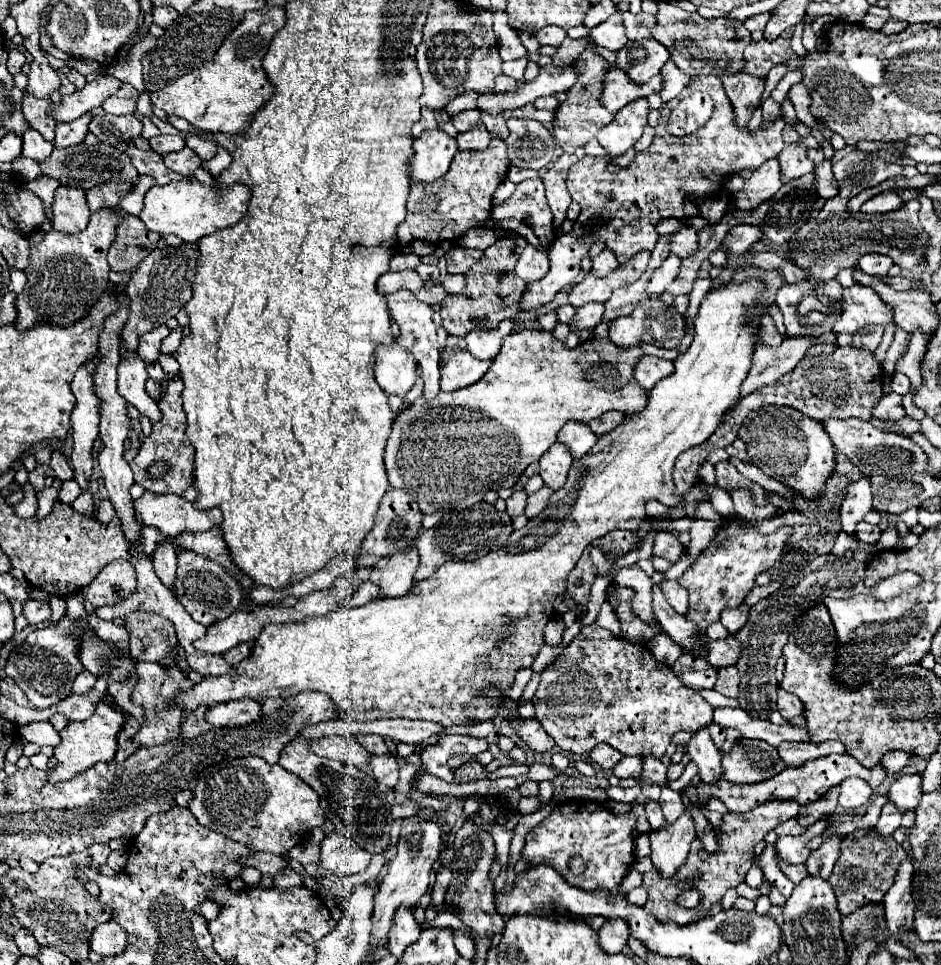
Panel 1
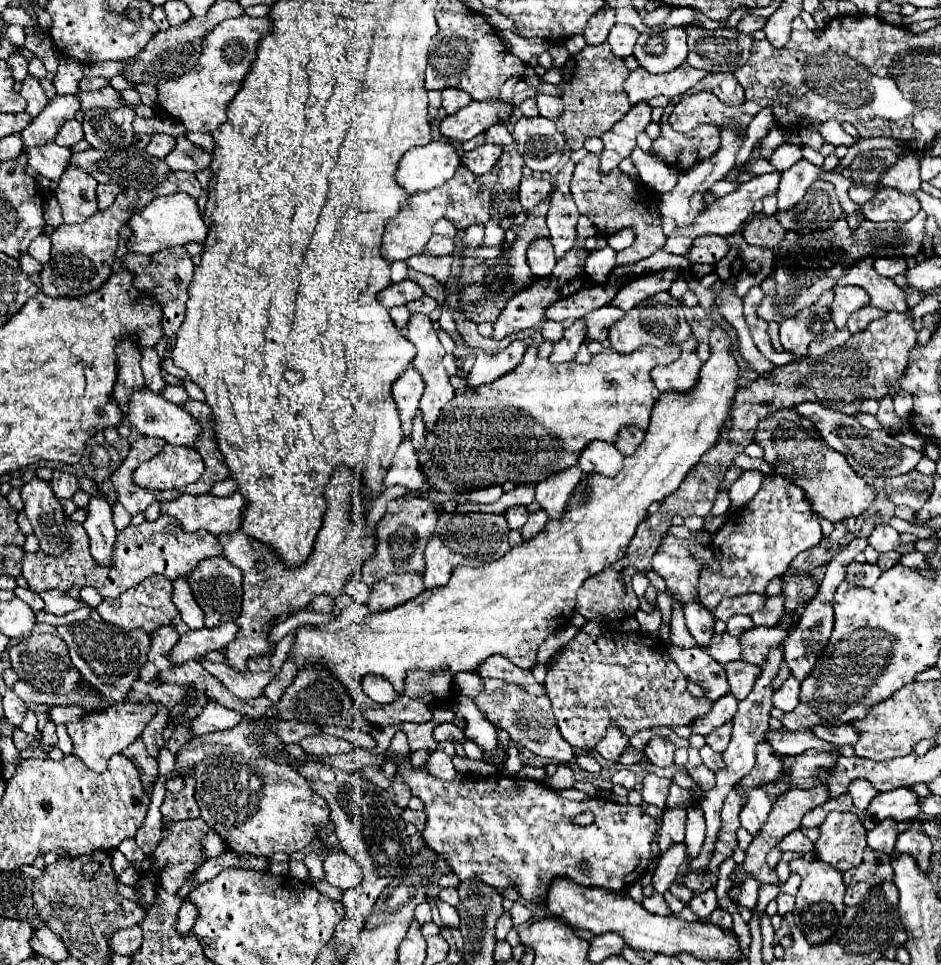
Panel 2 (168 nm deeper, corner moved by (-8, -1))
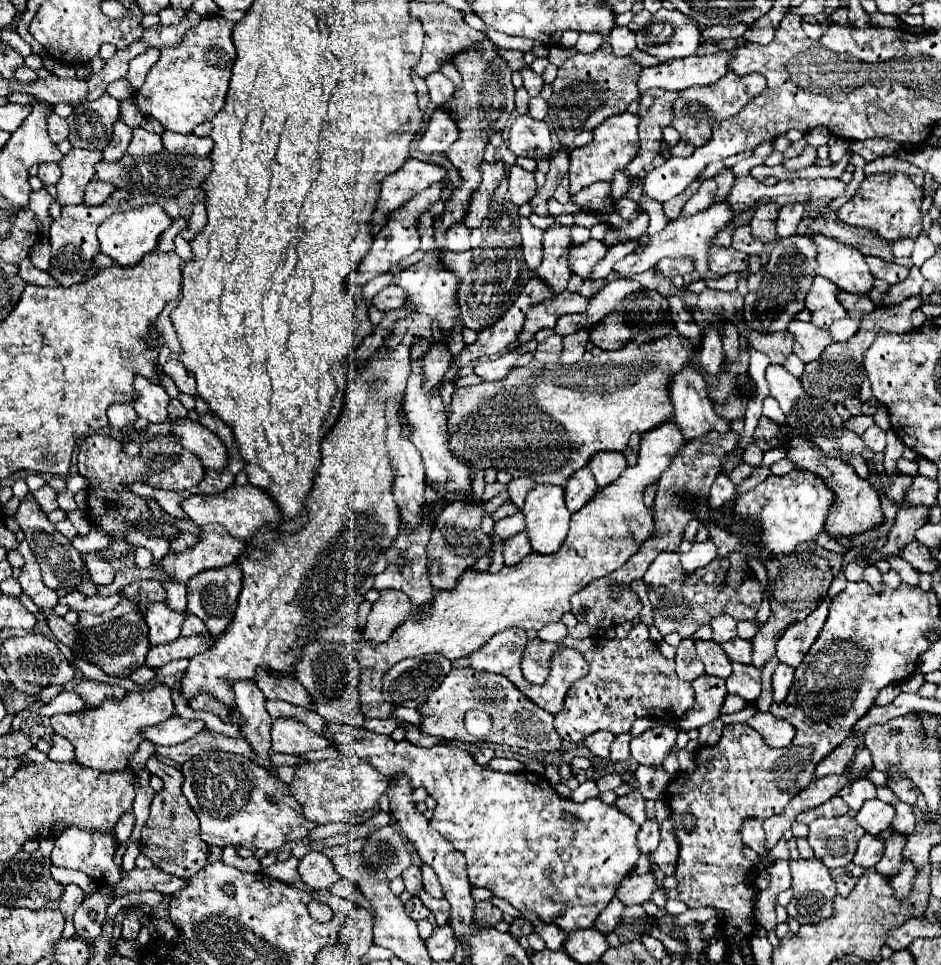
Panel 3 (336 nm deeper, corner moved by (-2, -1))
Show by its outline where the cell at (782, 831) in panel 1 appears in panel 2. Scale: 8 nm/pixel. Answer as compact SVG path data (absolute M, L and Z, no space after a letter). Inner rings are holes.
M800 829L788 833L788 835L778 843L778 849L782 849L782 851L796 851L796 853L810 851L812 847L814 847L812 841L810 841Z

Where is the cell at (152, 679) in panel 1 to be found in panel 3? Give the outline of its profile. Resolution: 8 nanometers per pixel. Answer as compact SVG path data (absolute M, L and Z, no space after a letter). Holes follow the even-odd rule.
M166 601L150 603L146 609L146 623L150 627L150 633L148 633L150 643L162 645L162 643L170 643L178 639L186 615L188 615L186 611L170 609Z

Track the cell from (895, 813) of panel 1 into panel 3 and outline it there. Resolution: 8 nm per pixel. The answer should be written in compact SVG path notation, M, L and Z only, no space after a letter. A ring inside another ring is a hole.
M864 835L858 843L858 851L854 855L854 863L860 865L860 867L872 867L878 863L878 859L882 859L882 839L876 837L876 835Z

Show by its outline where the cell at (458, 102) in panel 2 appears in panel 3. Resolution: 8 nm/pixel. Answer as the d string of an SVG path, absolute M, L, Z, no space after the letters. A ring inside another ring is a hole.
M440 71L426 75L424 81L428 85L430 99L432 99L432 103L436 107L438 107L438 103L446 103L446 99L452 99L452 95L454 95L454 83L446 75L442 75Z

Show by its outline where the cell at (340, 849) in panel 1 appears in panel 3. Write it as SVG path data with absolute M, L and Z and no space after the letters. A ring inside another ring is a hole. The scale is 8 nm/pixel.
M308 851L300 859L298 875L312 889L328 889L340 879L334 867L330 867L330 859L320 851Z

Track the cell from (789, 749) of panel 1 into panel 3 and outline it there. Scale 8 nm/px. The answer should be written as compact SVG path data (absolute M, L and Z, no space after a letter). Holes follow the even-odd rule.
M758 711L754 717L746 721L746 725L758 731L764 743L770 747L788 747L794 737L794 727L788 721L774 717L772 713Z

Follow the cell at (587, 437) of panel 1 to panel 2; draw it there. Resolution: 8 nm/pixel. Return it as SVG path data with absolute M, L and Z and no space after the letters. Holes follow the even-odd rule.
M592 441L580 451L578 467L584 473L600 471L602 475L616 475L622 467L622 455L616 451L612 443Z

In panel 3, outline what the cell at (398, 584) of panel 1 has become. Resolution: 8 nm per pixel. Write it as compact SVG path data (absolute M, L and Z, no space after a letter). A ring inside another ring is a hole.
M384 589L380 591L380 599L374 601L372 611L368 615L368 623L364 629L364 639L368 643L380 645L390 639L394 629L406 621L412 613L410 599L400 589Z

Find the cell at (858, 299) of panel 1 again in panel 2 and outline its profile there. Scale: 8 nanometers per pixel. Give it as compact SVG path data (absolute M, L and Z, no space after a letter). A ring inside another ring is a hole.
M856 285L836 287L836 297L830 305L830 313L836 327L844 329L848 317L866 305L870 305L870 297L862 287L856 287Z

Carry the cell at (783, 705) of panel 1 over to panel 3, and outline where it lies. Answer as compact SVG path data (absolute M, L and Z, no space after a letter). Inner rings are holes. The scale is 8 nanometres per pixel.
M780 663L774 671L774 701L776 703L782 703L786 699L792 679L794 679L794 667Z

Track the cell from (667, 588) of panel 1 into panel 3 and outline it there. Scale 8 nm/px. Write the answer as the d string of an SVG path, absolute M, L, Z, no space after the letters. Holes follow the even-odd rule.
M698 641L696 651L698 651L698 657L702 659L702 663L706 665L708 675L714 675L714 677L720 677L720 679L730 677L732 661L720 645L716 645L712 641Z

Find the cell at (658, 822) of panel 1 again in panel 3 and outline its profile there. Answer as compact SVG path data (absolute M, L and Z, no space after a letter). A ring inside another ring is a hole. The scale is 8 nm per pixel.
M638 765L638 769L634 773L638 775L640 793L646 801L656 801L656 799L666 797L666 795L662 795L662 791L666 791L666 783L670 783L670 775L664 771L664 767Z

